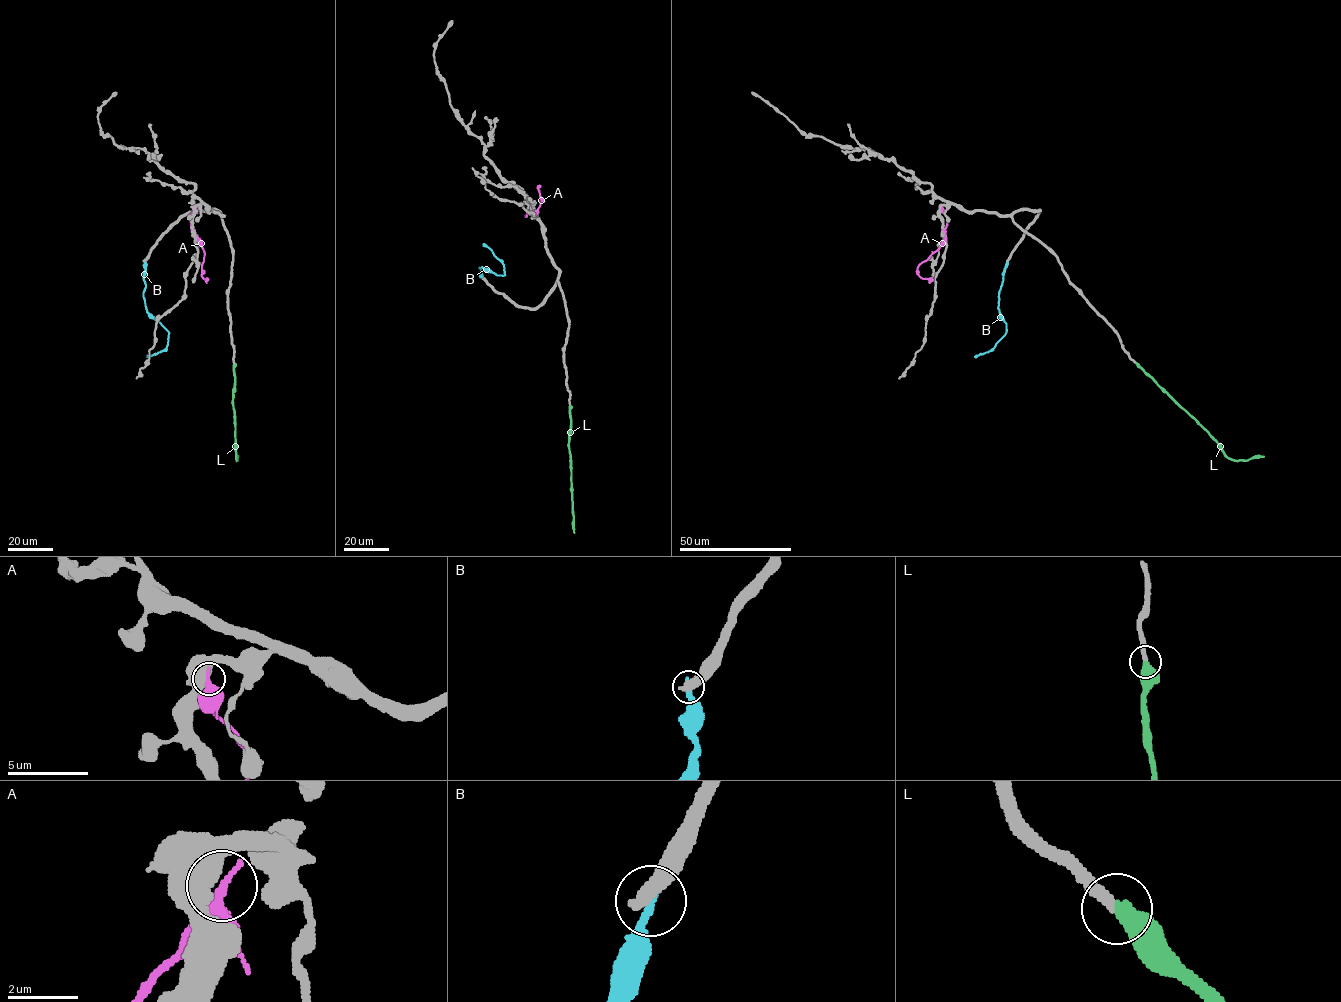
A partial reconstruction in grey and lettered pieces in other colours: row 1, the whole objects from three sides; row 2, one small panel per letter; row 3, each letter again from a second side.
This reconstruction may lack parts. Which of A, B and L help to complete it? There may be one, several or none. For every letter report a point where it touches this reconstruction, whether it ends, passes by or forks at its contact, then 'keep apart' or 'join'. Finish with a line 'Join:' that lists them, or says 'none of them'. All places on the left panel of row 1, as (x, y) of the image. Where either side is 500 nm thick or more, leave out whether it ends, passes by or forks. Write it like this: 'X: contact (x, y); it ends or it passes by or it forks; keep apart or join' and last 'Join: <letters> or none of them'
A: contact (195, 207); keep apart
B: contact (144, 260); keep apart
L: contact (234, 363); join
Join: L

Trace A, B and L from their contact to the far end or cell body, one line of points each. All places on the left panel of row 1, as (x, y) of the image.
A: (195, 208), (190, 221), (204, 251), (201, 274), (208, 280)
B: (144, 260), (146, 309), (169, 334), (167, 347), (147, 356)
L: (233, 363), (236, 460), (238, 456)

